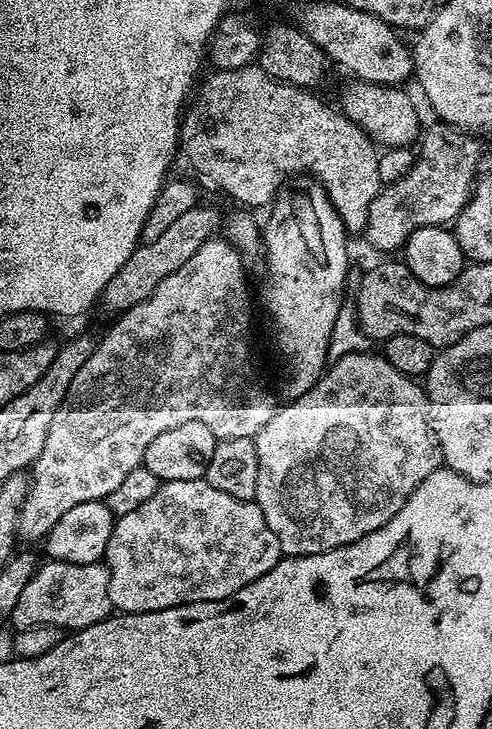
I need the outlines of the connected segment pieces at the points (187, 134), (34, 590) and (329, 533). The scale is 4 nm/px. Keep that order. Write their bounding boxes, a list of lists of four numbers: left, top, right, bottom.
[[178,66,382,233],[10,559,113,630],[255,351,442,556]]

